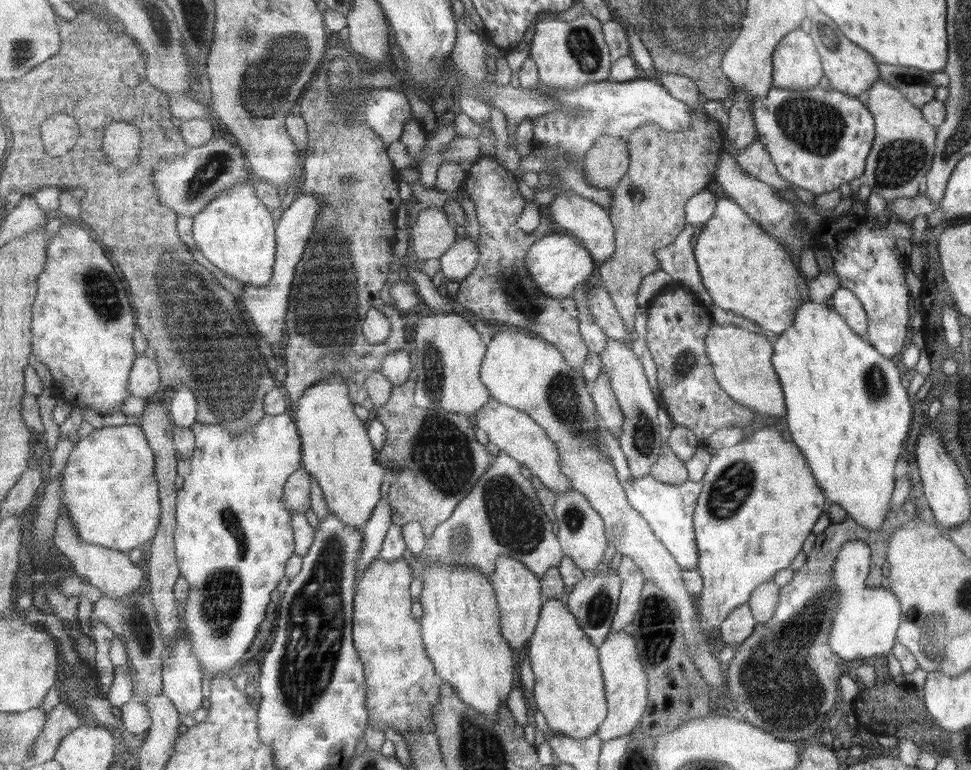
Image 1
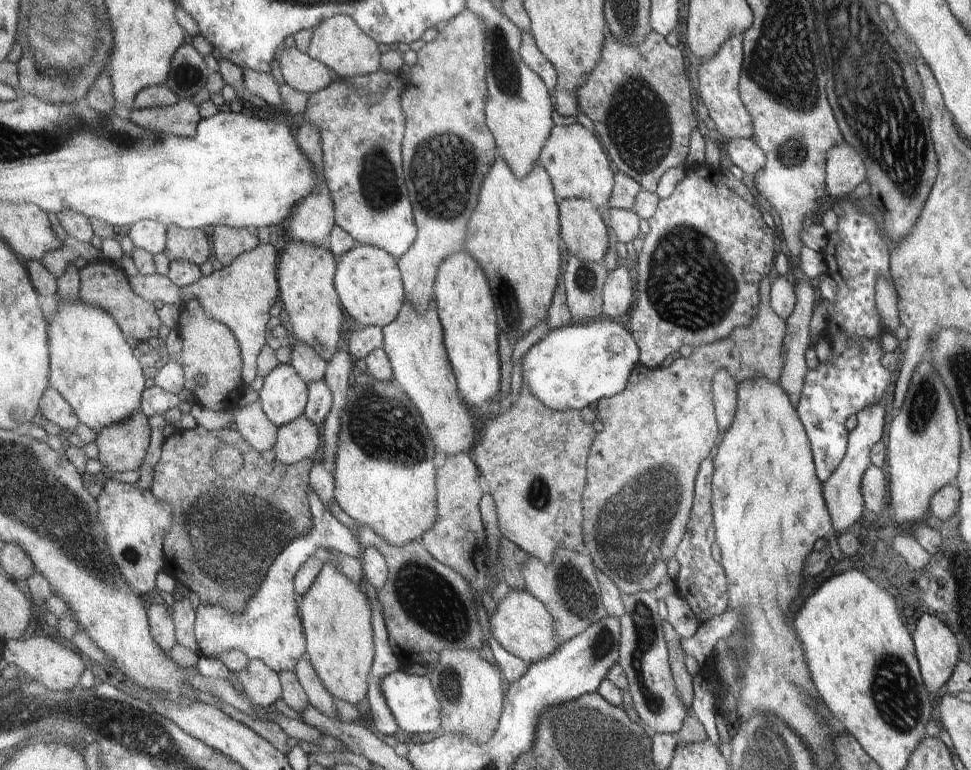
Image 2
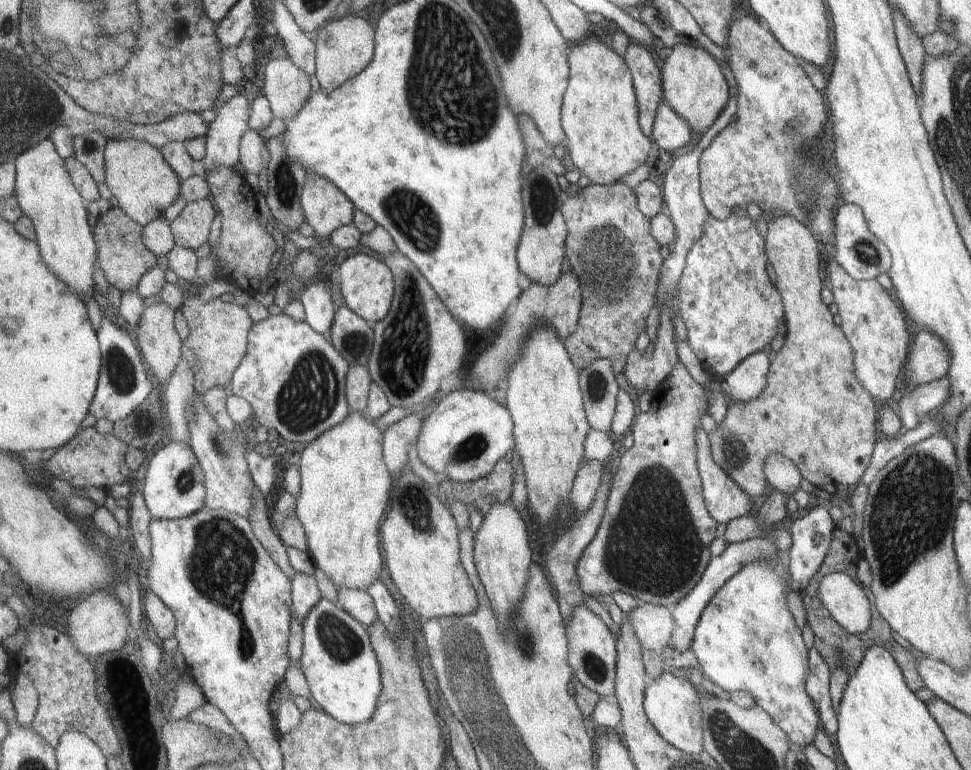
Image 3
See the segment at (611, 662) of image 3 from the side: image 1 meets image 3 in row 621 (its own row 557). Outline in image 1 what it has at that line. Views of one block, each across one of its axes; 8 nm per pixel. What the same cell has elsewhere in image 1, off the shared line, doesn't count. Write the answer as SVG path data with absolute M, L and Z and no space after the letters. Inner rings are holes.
M568 490L557 494L555 512L557 514L558 537L565 554L572 558L584 571L599 567L605 558L605 551L610 545L607 538L606 524L597 509L592 508L589 500L577 490Z

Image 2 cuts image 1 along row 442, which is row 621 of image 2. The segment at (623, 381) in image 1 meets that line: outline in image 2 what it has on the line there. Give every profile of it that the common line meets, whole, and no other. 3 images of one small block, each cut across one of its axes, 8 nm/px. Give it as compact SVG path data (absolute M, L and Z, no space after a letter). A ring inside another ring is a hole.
M641 591L639 594L622 595L626 606L625 614L620 618L622 641L620 644L620 662L627 673L634 708L655 734L669 733L676 735L689 714L680 695L670 662L670 650L666 641L664 621L659 614L659 602L653 592Z

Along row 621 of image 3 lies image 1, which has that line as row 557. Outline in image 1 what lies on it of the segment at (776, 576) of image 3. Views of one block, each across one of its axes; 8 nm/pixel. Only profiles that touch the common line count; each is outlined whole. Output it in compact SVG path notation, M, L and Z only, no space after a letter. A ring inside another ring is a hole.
M773 428L757 430L748 439L711 453L700 482L703 485L701 497L694 512L699 547L698 571L702 578L698 611L701 631L707 635L707 639L718 638L717 630L721 621L733 608L748 602L753 588L773 580L778 570L789 567L791 560L801 550L803 540L810 534L819 512L825 512L828 503L805 462L793 442L785 442Z

